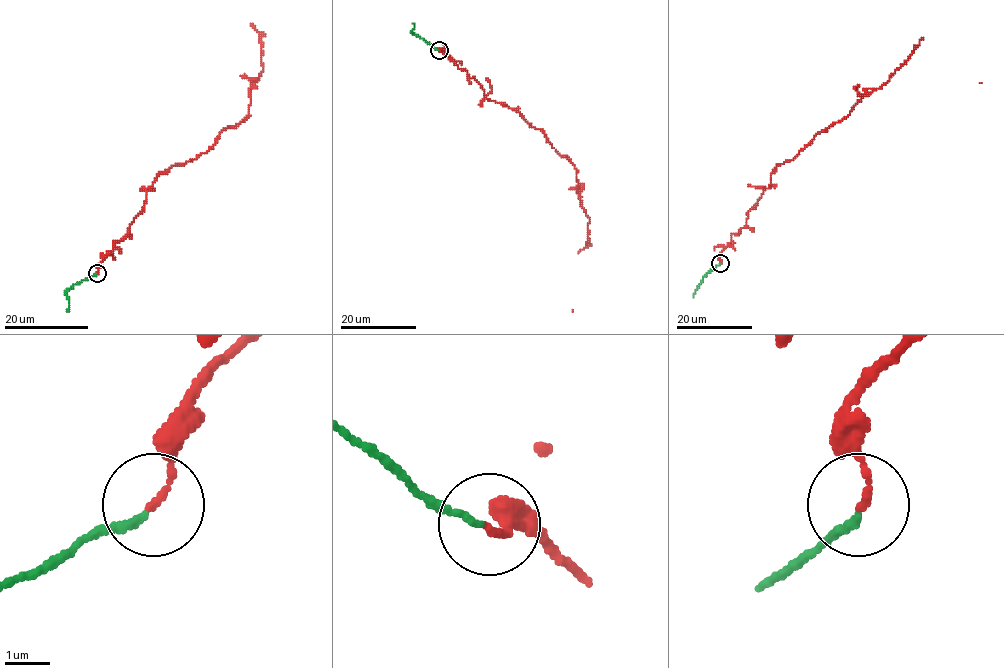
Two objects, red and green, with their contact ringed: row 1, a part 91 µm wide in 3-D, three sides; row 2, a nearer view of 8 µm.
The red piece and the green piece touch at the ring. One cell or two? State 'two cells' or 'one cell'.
two cells

